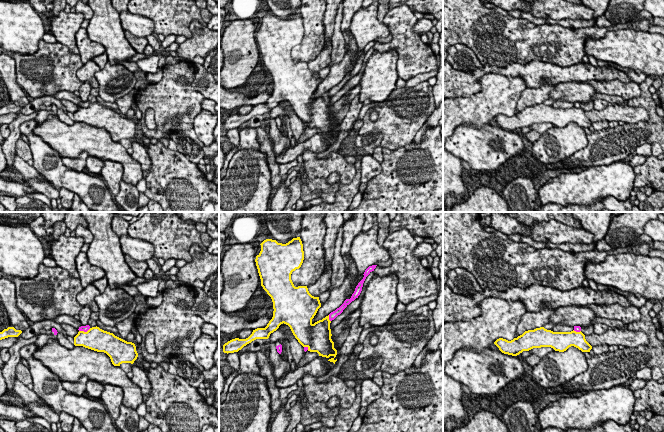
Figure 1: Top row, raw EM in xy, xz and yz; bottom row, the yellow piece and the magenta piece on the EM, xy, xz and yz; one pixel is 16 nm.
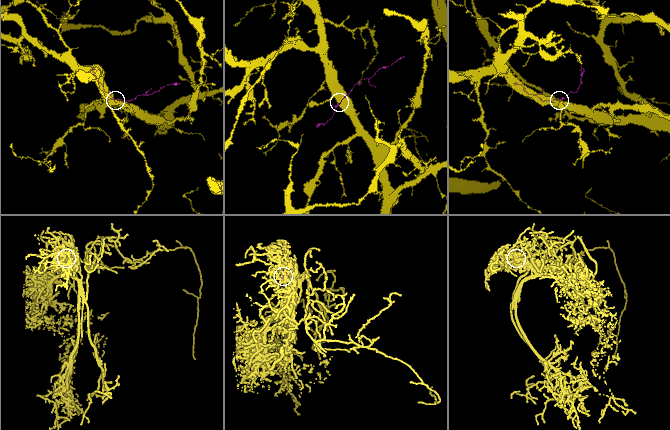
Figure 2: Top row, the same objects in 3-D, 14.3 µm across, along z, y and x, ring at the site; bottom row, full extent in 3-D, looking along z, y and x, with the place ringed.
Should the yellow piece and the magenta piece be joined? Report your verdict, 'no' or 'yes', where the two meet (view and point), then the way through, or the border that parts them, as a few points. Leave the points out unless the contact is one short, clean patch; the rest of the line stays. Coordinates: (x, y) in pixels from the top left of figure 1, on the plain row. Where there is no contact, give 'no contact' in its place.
no | xz (328, 94)

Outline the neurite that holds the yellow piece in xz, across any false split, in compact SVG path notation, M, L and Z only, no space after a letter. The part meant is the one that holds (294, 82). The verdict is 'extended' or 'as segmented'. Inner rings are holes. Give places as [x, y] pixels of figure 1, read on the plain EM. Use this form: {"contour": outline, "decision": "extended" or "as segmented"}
{"contour": "M300 13L286 20L266 15L255 38L261 55L261 62L273 78L273 93L265 104L257 104L246 115L235 114L223 121L224 129L234 129L256 115L268 115L281 100L290 103L298 118L310 128L329 134L337 131L331 115L329 91L312 99L321 83L319 73L312 72L307 62L295 63L291 50L299 45L304 36Z", "decision": "as segmented"}

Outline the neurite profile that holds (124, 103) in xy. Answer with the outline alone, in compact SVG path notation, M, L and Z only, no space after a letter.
M133 89L125 96L116 100L115 103L118 105L118 109L120 110L123 116L126 115L126 113L131 109L132 105L135 103L135 93L136 91L135 89Z

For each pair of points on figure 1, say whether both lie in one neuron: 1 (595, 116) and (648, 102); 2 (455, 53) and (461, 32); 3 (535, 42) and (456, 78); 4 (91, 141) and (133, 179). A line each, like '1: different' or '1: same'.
1: different
2: different
3: different
4: same

